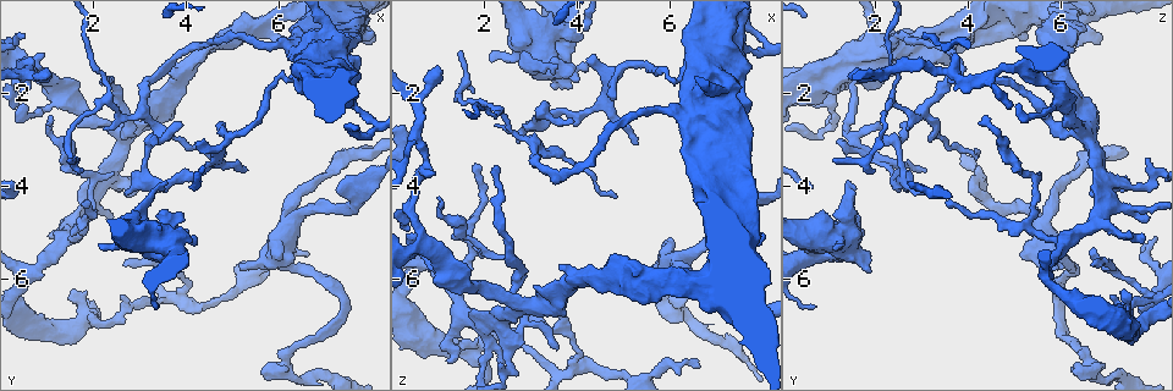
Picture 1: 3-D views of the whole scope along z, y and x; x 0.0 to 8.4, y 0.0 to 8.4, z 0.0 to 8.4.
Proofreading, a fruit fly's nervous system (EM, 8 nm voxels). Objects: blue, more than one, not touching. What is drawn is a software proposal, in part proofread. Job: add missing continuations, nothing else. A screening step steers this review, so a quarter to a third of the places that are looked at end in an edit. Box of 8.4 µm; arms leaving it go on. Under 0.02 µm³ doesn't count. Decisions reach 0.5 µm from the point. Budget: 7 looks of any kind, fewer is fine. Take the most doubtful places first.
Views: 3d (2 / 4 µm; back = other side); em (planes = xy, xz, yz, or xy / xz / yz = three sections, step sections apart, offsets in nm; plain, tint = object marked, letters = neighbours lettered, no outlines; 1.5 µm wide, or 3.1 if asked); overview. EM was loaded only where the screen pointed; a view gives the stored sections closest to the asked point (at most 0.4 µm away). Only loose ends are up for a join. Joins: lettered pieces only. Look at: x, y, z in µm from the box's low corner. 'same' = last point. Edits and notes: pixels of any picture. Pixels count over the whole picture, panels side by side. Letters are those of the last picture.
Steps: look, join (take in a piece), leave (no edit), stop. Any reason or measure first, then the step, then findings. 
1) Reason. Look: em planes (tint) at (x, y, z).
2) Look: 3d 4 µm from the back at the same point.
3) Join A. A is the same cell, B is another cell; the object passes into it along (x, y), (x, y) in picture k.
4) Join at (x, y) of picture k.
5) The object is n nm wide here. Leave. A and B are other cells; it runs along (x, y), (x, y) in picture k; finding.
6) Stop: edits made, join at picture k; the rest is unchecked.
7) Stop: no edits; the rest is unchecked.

Branch stops here. Look: em xz step 4 (tint) at (3.60, 3.90, 1.40).

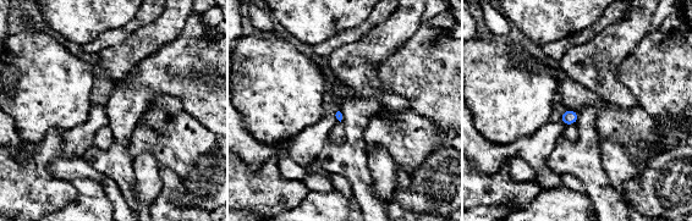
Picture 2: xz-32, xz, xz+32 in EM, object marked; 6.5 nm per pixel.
Another direction. Look: em planes (tint) at the same point.

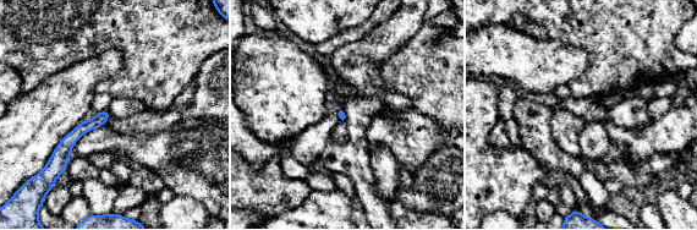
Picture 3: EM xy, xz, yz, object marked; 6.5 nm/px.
Look: em planes (letters) at the same point.

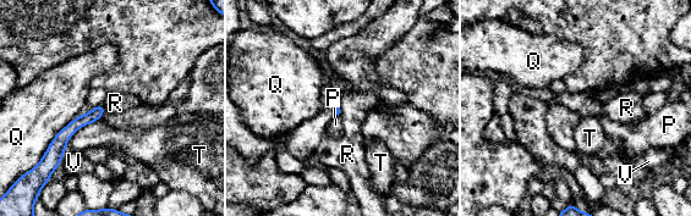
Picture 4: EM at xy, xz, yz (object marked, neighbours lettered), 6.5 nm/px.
Leave. P, Q, R, T and V are other cells; it runs along (102, 109), (77, 122), (51, 154) in picture 4; no lettered piece goes on from it.

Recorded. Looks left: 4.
An open end. Look: 3d 4 µm at (5.15, 5.85, 5.75).

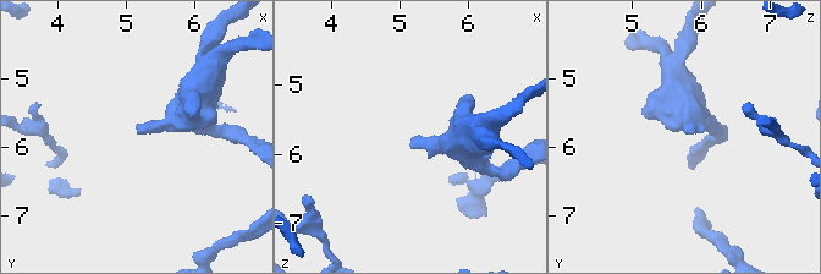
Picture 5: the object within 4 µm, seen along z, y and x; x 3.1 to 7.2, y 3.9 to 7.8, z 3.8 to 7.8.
Shape alone is not enough. Look: em xy step 4 (letters) at (5.20, 5.75, 5.80).

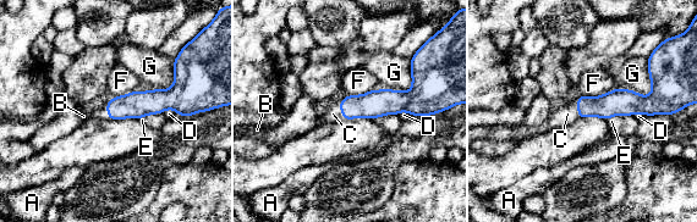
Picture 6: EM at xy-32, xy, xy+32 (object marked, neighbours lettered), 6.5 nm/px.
Join at (567, 114) of picture 6. C is the same cell, A, B, D, E, F and G are other cells; the object passes into it along (614, 103), (577, 109), (567, 114) in picture 6; it goes on there.

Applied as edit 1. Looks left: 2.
Stop: edits made, join at picture 6; the rest is unchecked.

